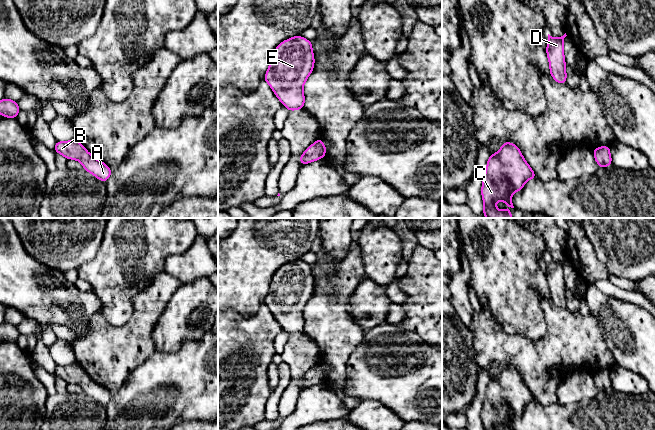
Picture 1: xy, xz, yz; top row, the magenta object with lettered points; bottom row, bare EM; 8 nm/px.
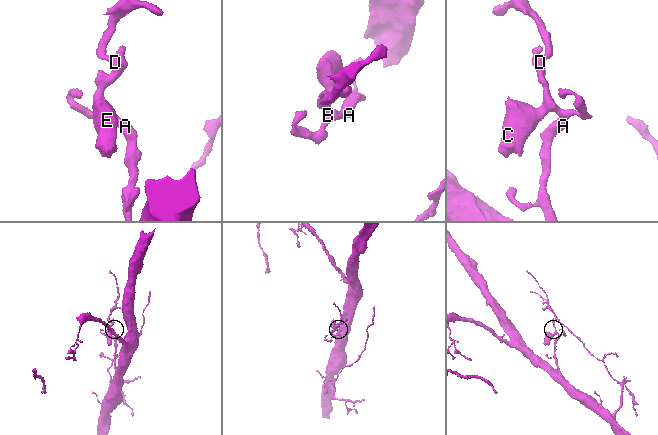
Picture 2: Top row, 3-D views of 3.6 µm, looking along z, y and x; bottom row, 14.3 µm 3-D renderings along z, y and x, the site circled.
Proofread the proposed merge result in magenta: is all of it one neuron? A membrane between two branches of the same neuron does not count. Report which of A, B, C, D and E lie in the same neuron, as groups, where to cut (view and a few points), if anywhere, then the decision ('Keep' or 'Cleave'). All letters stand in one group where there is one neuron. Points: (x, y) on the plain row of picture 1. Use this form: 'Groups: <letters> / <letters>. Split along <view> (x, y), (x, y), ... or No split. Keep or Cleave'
Groups: A B C D E. No split. Keep

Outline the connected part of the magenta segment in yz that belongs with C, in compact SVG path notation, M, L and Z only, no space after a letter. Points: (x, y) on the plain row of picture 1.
M512 366L503 367L498 376L490 379L486 389L481 413L484 430L496 430L495 426L499 424L513 430L512 417L521 415L524 408L533 402L537 402L536 398L526 386L519 371Z

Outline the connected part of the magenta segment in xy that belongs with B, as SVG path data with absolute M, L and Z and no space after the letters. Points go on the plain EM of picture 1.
M76 362L65 366L57 365L54 375L63 379L67 384L79 385L83 393L105 407L113 396L105 387L91 379Z

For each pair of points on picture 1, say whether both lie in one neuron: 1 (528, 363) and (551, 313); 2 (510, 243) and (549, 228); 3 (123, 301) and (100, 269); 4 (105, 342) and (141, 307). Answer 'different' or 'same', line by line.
1: same
2: different
3: same
4: same

